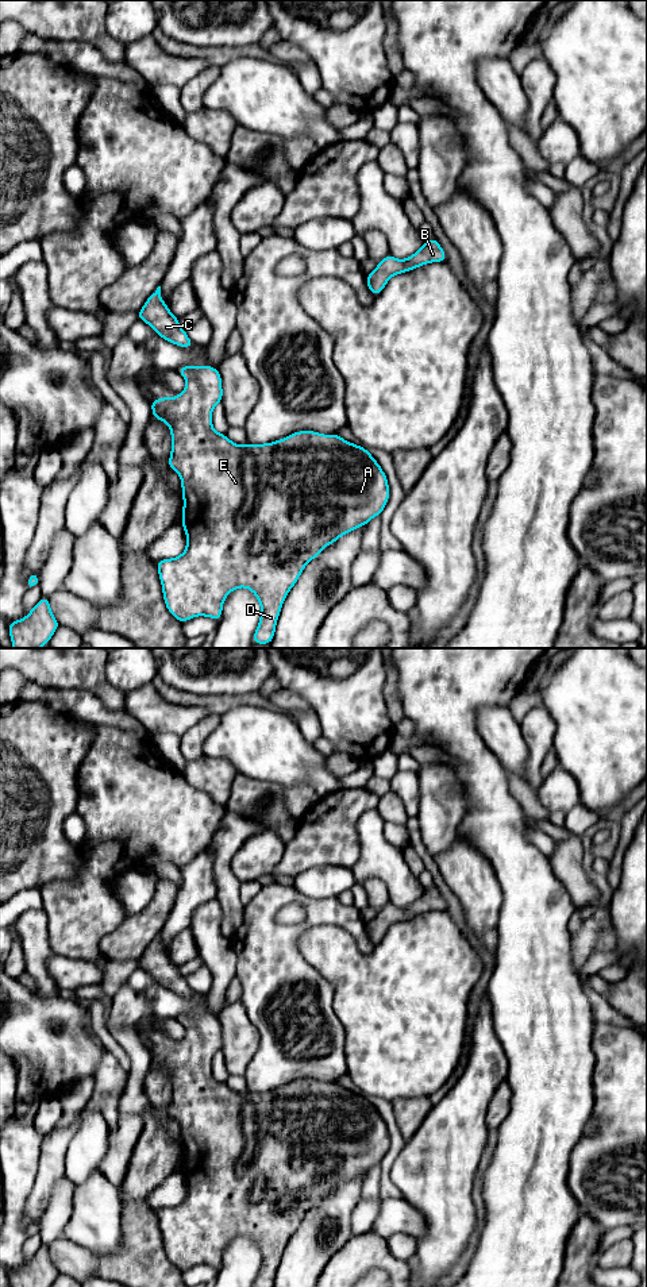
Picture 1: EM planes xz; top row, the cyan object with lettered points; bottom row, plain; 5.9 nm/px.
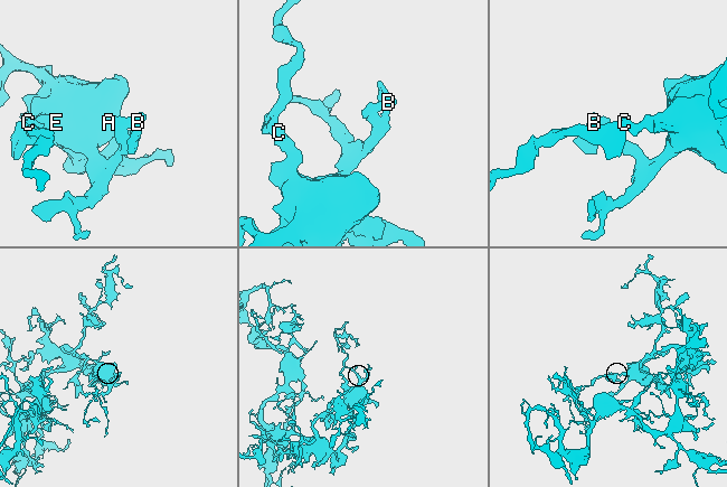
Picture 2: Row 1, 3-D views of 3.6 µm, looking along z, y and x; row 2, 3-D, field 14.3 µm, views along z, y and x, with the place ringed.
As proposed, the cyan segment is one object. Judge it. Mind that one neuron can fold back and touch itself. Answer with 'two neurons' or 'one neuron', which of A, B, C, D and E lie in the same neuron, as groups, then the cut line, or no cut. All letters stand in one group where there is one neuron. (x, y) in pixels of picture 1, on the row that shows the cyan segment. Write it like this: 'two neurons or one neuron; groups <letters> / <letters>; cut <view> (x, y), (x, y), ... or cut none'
one neuron; groups A B C D E; cut none

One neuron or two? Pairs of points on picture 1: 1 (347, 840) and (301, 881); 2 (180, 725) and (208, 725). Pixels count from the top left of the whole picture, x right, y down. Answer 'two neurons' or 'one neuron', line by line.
1: two neurons
2: two neurons

